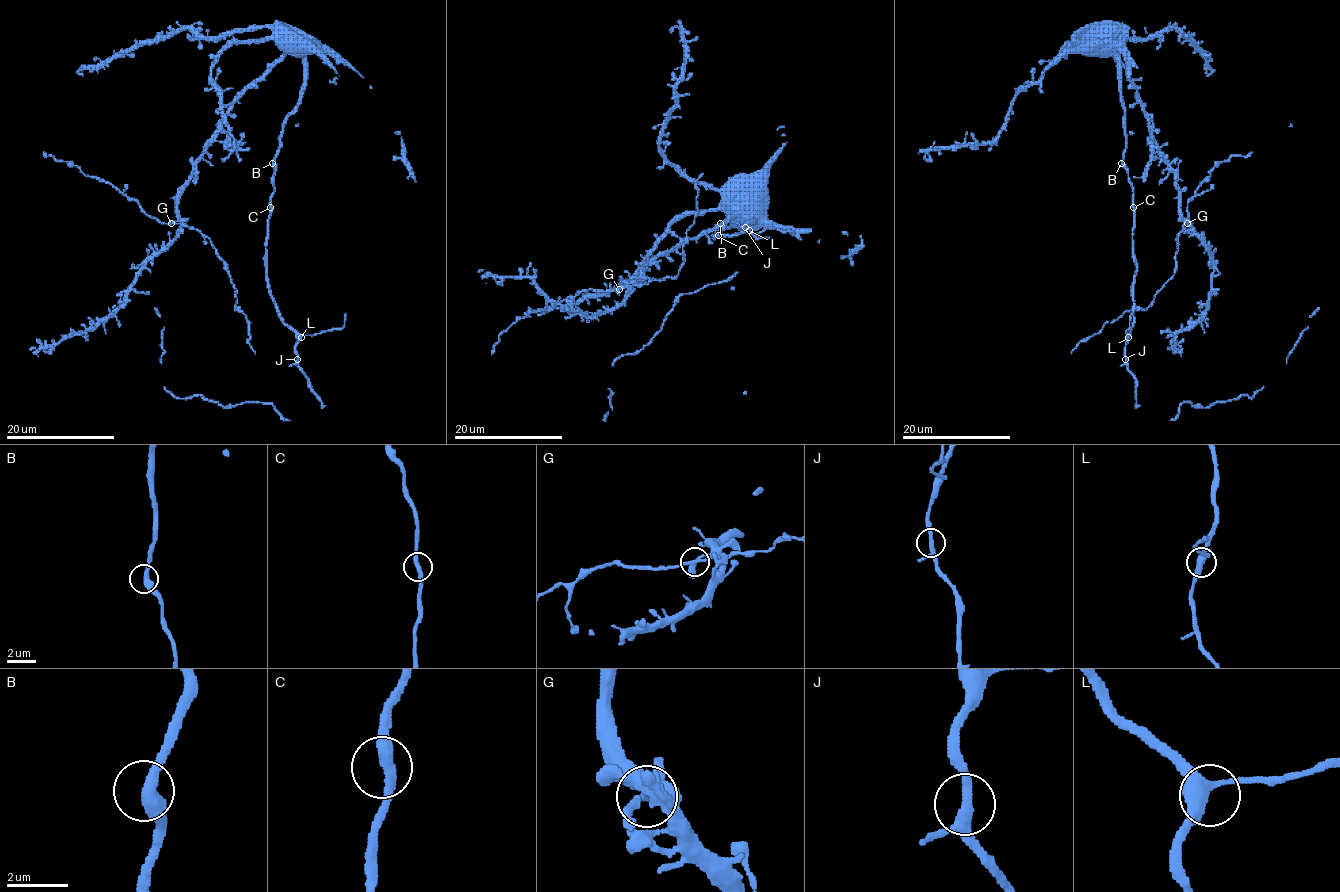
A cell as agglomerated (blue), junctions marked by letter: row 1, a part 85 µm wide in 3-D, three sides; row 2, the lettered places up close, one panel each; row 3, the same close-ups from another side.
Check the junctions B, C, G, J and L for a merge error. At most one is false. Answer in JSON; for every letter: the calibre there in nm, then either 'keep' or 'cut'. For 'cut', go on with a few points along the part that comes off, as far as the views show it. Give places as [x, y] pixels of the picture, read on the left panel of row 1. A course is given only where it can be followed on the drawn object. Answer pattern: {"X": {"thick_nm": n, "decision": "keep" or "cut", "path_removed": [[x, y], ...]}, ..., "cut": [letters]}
{"B": {"thick_nm": 400, "decision": "keep"}, "C": {"thick_nm": 320, "decision": "keep"}, "G": {"thick_nm": 320, "decision": "keep"}, "J": {"thick_nm": 280, "decision": "keep"}, "L": {"thick_nm": 400, "decision": "keep"}, "cut": []}

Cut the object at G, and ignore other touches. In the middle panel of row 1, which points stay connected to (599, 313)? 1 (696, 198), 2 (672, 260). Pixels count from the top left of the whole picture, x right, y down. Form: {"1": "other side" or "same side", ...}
{"1": "other side", "2": "same side"}

